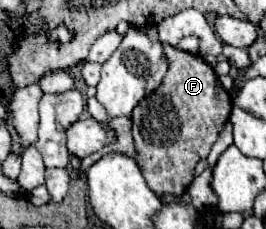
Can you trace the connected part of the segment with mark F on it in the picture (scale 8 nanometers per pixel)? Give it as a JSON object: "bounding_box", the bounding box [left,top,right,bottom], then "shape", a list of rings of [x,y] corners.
{"bounding_box":[130,43,232,195],"shape":[[[162,43],[162,47],[164,57],[168,59],[166,77],[156,91],[134,107],[130,119],[136,143],[136,163],[140,165],[148,187],[156,195],[180,195],[192,183],[196,163],[208,157],[210,147],[216,143],[228,121],[232,97],[218,83],[214,69],[204,63],[202,57],[166,43]]]}

